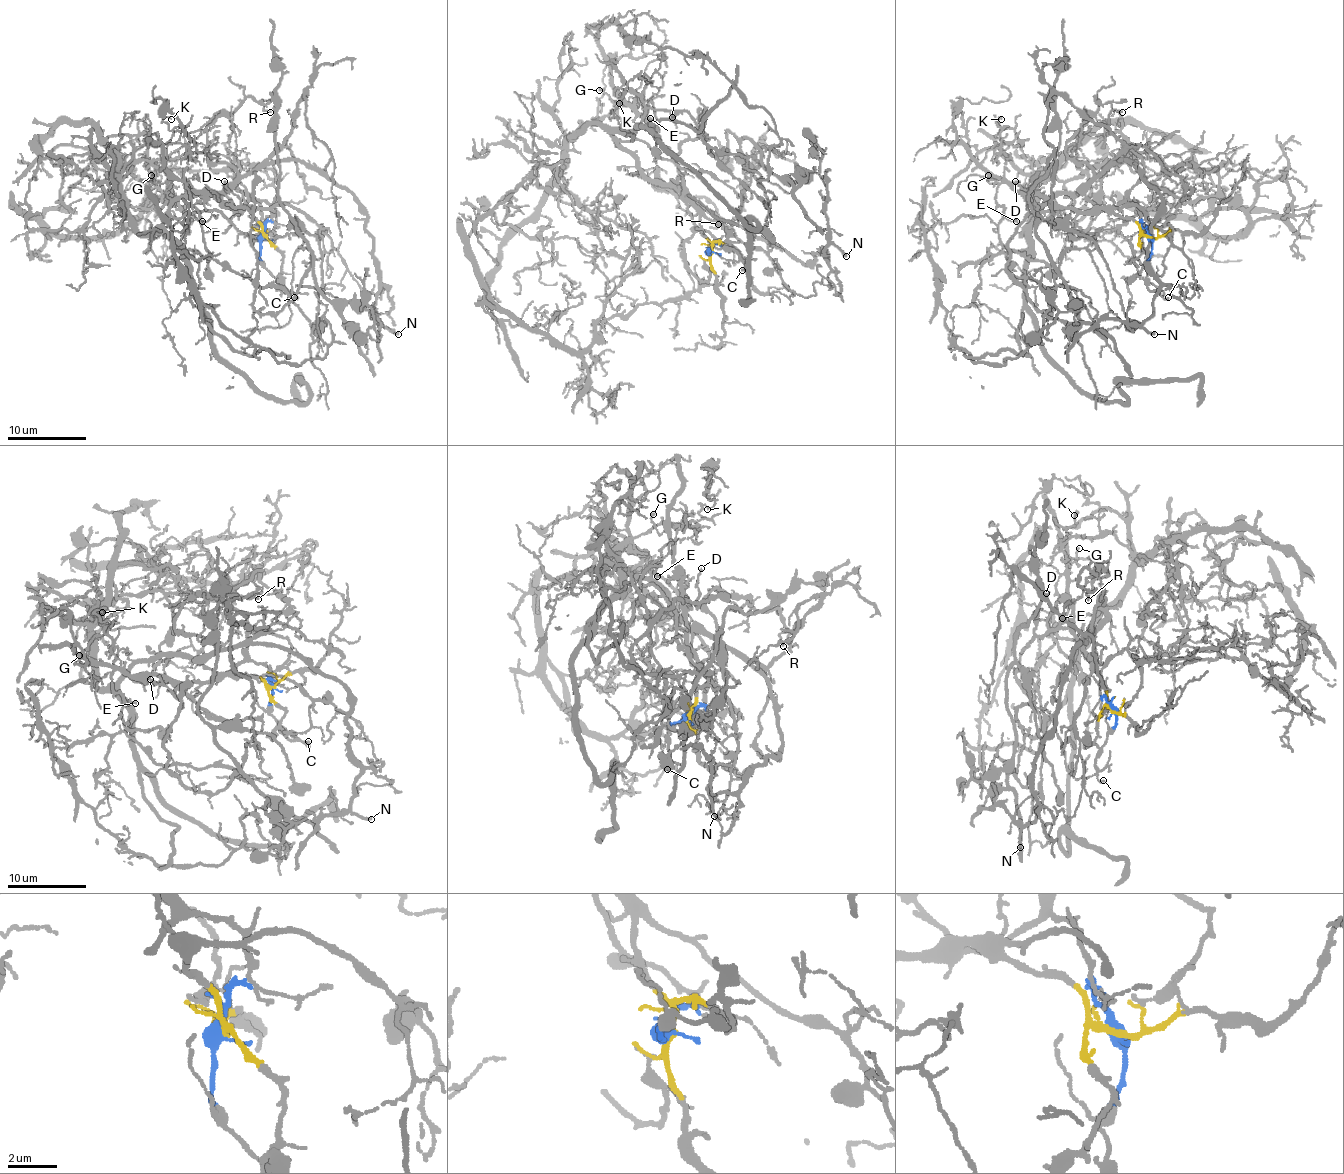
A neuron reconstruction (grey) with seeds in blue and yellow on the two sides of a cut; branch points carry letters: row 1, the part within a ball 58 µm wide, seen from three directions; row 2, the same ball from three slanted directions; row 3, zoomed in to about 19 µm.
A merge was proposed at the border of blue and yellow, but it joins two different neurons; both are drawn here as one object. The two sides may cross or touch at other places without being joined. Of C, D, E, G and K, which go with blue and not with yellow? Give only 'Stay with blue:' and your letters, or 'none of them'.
Stay with blue: C

